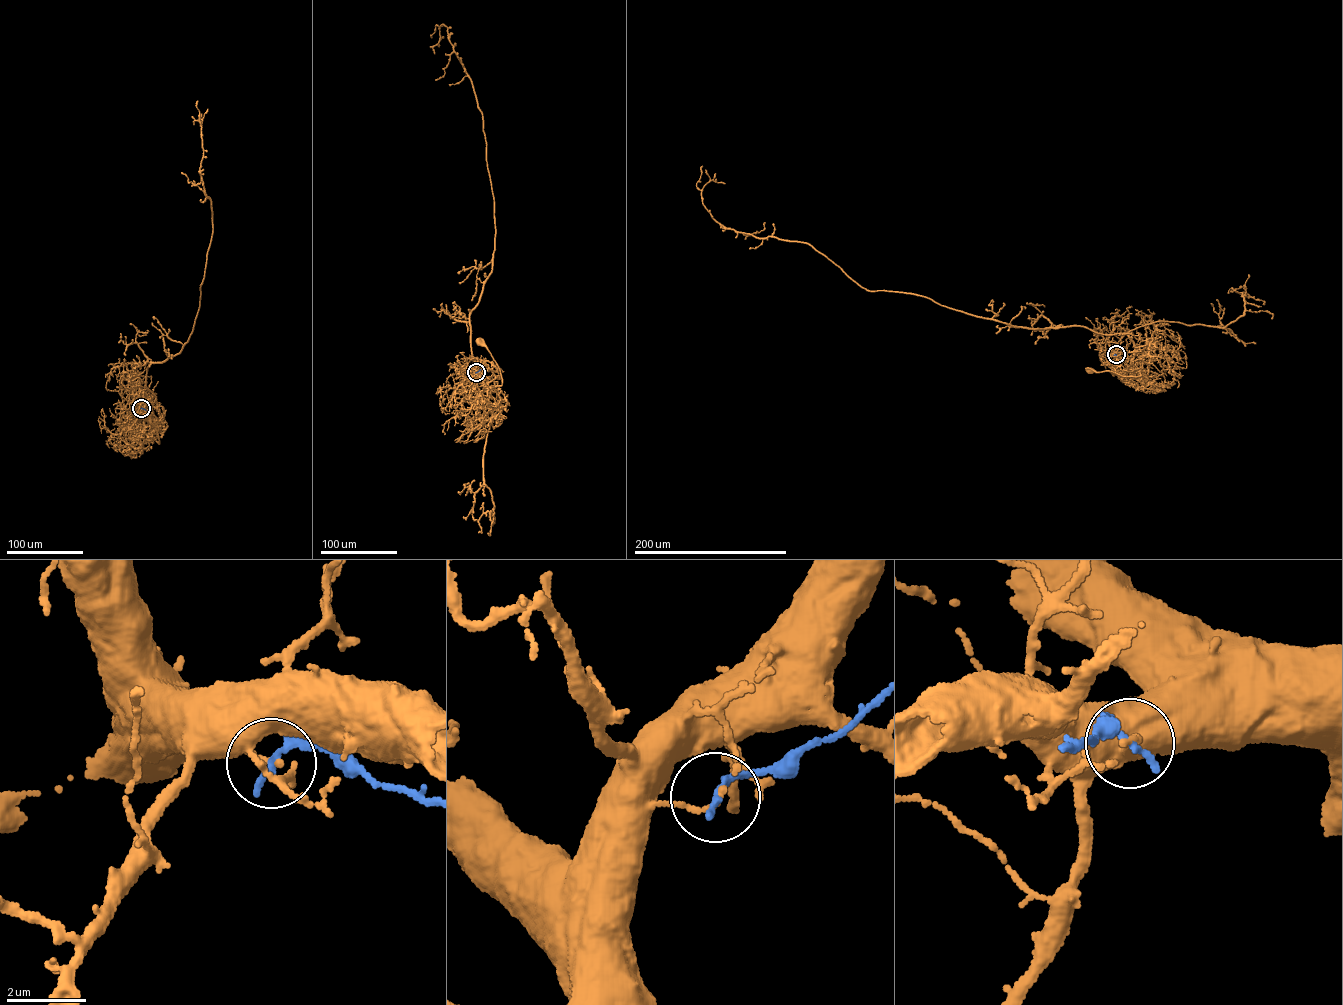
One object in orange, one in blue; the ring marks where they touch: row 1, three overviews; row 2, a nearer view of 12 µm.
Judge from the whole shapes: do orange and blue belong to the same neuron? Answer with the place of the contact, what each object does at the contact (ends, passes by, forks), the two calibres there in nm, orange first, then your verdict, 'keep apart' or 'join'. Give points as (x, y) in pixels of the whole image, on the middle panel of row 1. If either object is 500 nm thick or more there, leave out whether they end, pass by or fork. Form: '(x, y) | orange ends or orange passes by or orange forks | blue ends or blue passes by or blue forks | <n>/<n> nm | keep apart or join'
(476, 372) | orange ends | blue ends | 140/200 nm | keep apart

